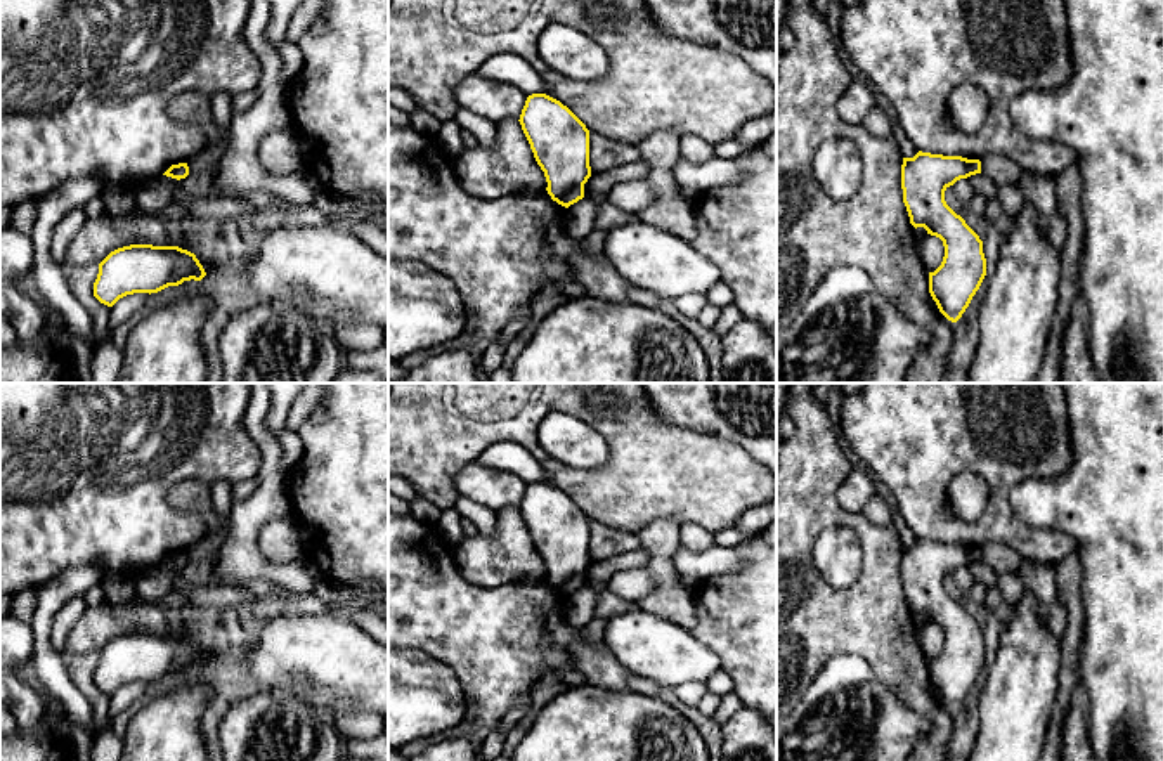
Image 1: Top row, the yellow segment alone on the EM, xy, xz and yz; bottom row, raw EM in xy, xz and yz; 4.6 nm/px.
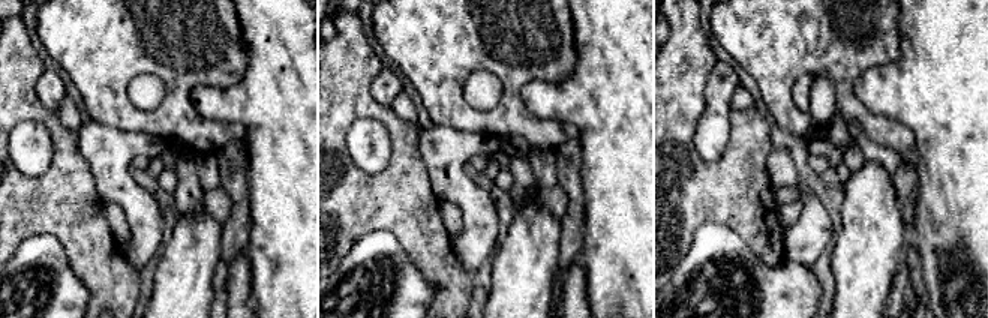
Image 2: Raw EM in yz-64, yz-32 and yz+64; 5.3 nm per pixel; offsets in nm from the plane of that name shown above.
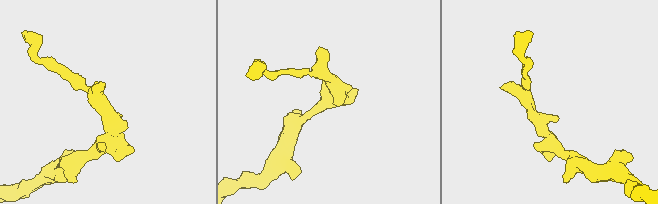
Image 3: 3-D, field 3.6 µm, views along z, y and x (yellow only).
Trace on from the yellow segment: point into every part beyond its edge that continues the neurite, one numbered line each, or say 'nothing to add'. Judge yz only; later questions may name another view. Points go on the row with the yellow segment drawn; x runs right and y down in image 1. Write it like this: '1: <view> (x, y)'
nothing to add

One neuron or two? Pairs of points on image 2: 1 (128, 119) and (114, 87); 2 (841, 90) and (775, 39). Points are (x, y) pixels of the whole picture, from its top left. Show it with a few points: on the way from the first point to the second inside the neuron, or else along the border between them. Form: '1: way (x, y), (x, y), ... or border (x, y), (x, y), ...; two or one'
1: way (120, 111), (114, 105), (114, 95); one
2: way (834, 71), (802, 39), (795, 39); one

